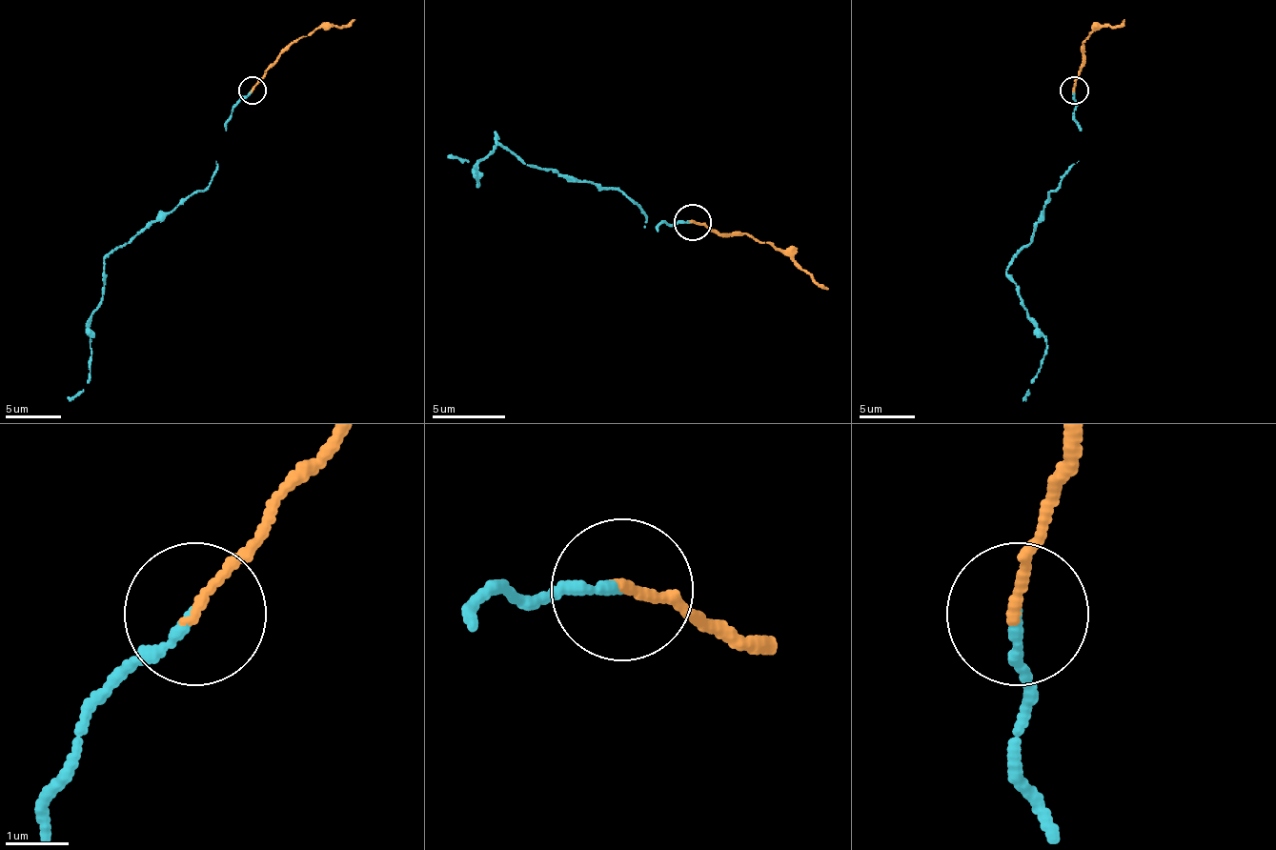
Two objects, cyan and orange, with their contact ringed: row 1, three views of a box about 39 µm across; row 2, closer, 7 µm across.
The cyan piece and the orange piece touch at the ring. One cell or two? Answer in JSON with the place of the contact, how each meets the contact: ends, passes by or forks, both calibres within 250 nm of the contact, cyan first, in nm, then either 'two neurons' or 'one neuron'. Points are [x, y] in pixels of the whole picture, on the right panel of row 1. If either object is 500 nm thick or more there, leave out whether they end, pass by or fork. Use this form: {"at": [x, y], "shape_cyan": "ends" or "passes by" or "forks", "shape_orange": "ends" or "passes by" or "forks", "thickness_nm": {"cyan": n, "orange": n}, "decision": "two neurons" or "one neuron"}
{"at": [1074, 91], "shape_cyan": "ends", "shape_orange": "ends", "thickness_nm": {"cyan": 160, "orange": 150}, "decision": "two neurons"}

